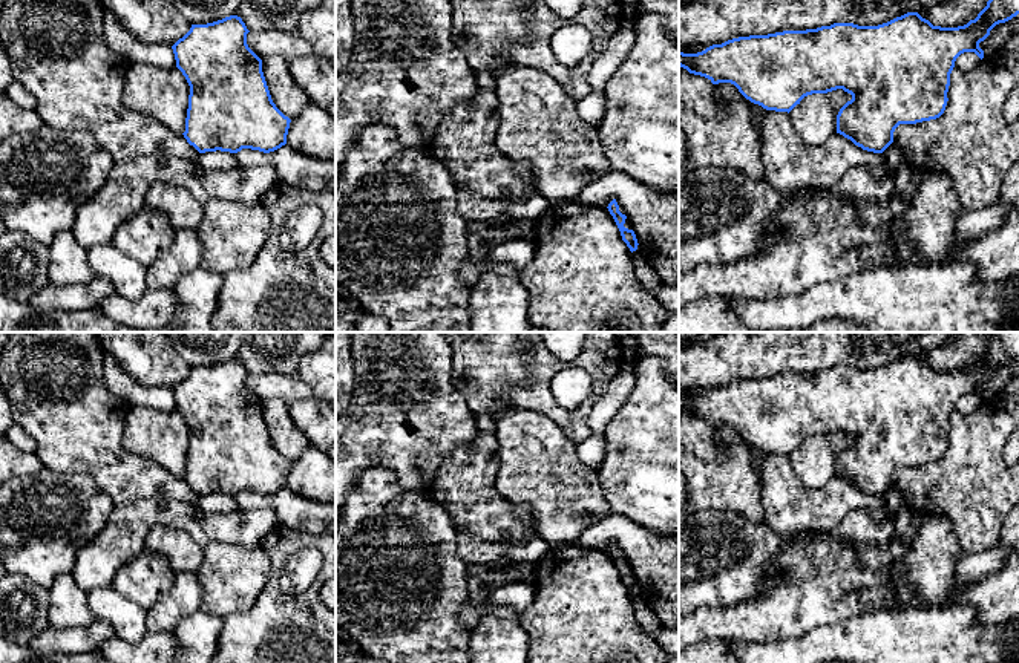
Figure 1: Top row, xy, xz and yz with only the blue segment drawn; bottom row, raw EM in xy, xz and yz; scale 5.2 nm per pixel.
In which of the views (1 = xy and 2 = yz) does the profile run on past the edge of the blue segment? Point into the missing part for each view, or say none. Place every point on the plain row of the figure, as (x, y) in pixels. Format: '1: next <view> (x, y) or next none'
1: next none
2: next none

